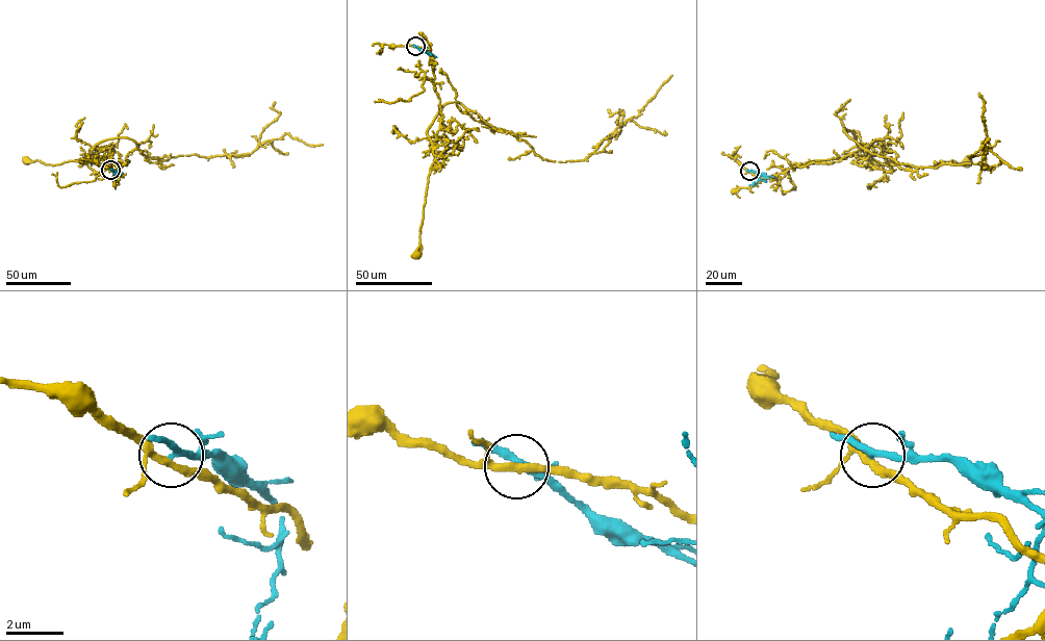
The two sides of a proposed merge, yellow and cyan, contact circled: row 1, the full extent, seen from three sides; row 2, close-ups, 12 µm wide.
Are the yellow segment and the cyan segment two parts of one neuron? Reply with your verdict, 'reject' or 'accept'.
reject

